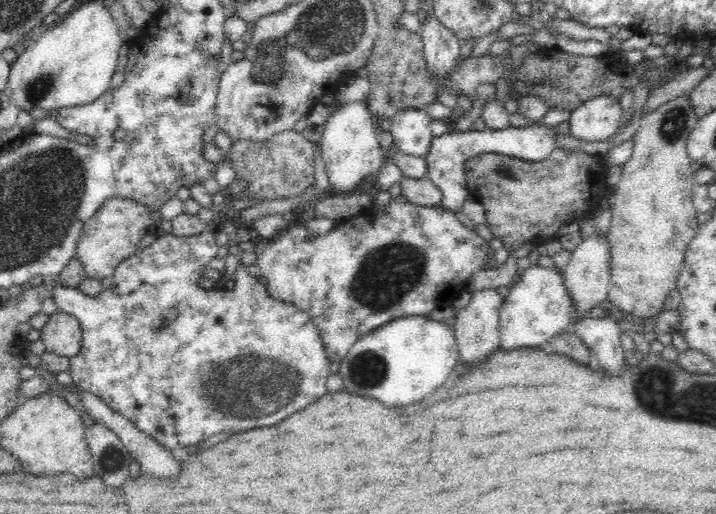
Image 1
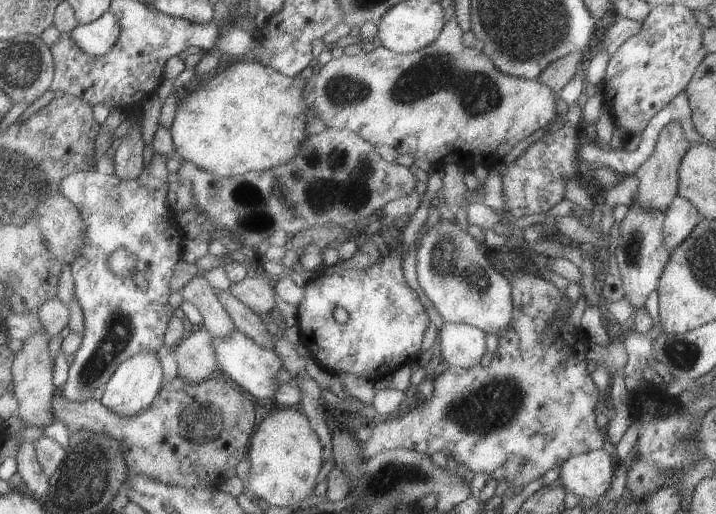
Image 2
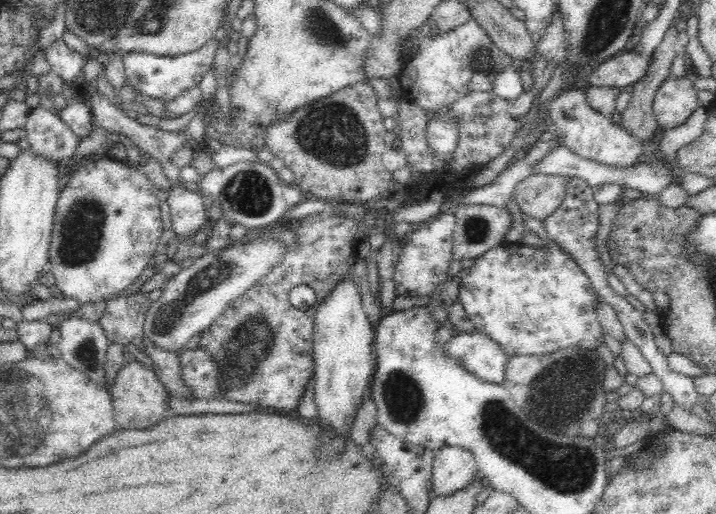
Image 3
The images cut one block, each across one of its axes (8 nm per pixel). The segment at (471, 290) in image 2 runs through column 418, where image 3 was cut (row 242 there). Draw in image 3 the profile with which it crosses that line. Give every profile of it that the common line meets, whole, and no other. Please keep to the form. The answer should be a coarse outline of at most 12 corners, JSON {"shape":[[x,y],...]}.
{"shape":[[251,232],[163,285],[143,326],[179,352],[288,249]]}

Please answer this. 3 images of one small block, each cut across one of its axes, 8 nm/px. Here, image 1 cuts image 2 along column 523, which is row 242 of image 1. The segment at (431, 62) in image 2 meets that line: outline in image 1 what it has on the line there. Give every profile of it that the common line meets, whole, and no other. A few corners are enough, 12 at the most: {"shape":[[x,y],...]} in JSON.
{"shape":[[107,198],[81,232],[87,277],[110,278],[134,257],[152,210]]}

